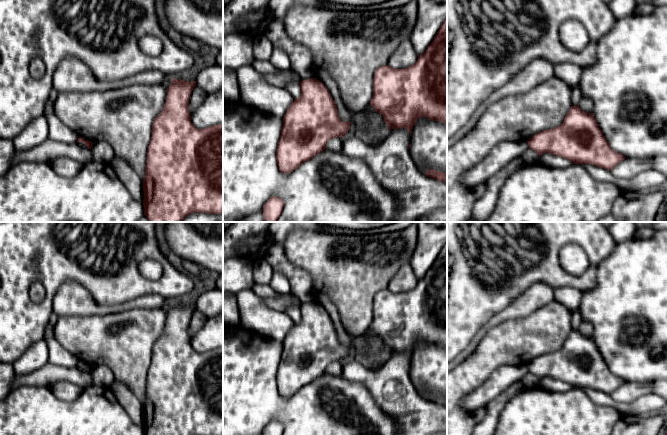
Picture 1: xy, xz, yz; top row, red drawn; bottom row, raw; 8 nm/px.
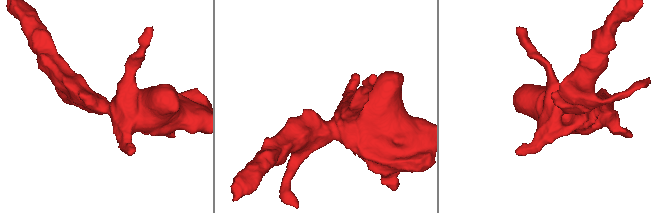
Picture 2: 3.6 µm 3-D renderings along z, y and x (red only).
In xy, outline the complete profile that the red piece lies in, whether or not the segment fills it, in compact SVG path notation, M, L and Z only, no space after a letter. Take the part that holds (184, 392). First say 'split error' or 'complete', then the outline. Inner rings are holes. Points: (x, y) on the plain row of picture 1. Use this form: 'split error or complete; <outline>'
complete; M172 302L172 307L167 312L165 329L153 346L151 364L147 373L145 402L143 403L144 435L223 435L223 348L203 353L198 353L192 348L188 328L189 321L195 310L196 306L194 304L187 306L184 303Z

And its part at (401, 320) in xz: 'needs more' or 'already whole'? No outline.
already whole

